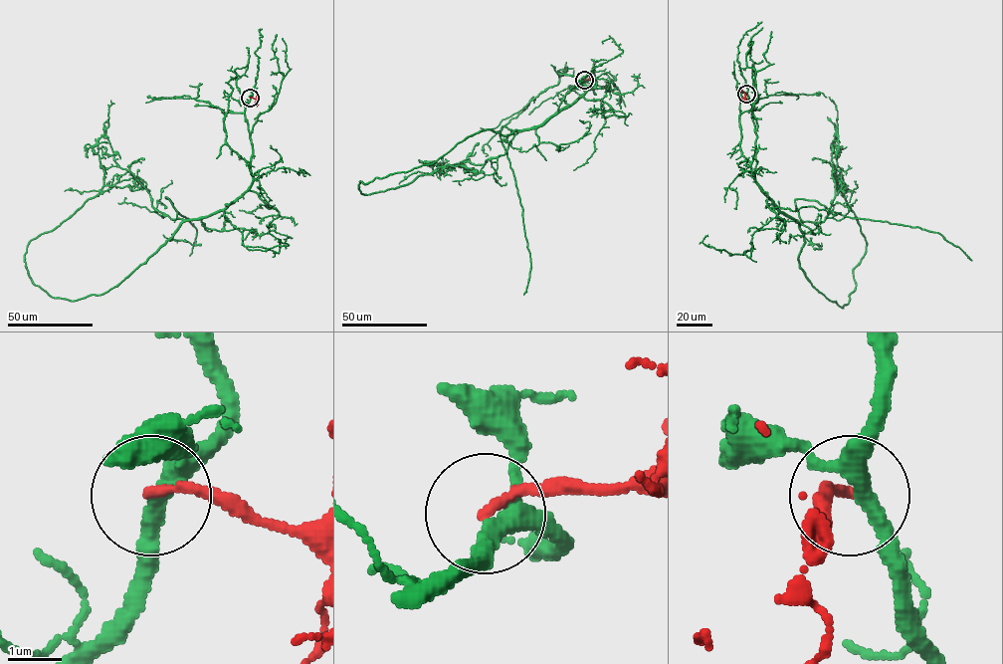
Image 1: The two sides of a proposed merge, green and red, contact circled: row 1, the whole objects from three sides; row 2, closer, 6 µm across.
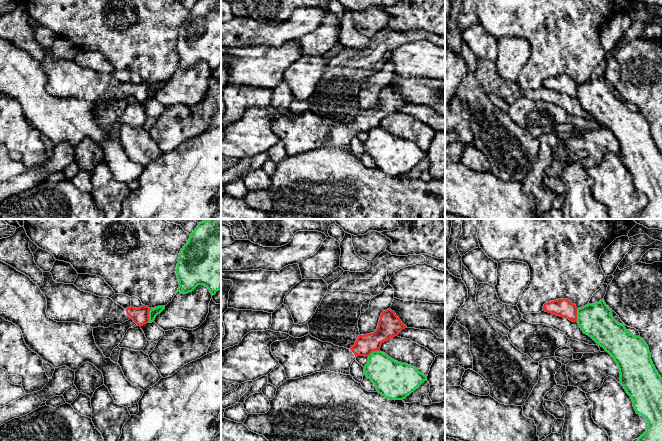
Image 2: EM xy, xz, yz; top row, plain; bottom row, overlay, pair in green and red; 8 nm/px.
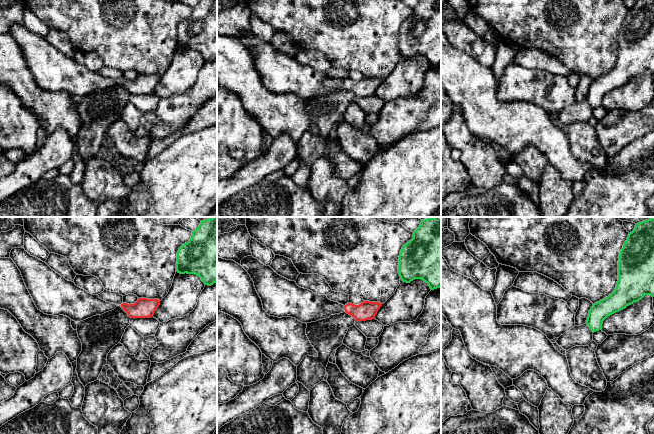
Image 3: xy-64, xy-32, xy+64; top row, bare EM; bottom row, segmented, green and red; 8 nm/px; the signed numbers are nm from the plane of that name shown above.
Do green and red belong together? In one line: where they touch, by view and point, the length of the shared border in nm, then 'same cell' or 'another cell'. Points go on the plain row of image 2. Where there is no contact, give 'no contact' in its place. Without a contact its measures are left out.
meets green in xy at (149, 91); contact 130 nm long; another cell

